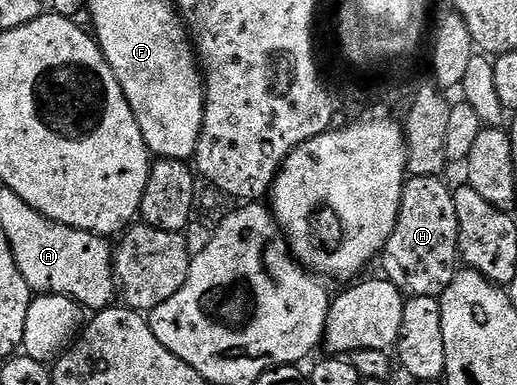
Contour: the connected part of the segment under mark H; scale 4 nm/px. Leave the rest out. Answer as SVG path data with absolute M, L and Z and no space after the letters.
M414 175L405 182L394 233L390 233L378 259L384 266L383 278L389 279L408 299L437 298L458 270L458 213L454 213L453 188L444 181L439 175Z

